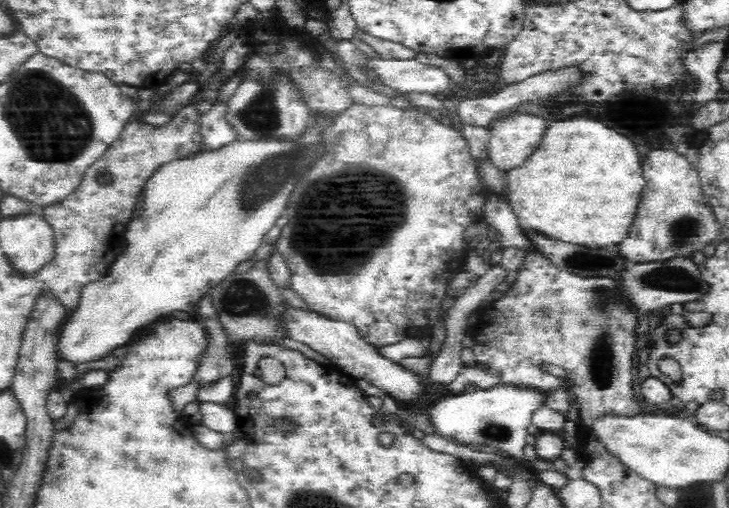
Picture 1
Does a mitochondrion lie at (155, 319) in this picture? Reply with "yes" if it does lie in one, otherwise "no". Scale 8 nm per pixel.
no

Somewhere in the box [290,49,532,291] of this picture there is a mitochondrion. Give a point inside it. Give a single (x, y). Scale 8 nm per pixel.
(395, 199)

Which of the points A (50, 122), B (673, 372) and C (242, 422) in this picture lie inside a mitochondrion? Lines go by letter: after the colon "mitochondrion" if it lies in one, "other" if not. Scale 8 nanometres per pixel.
A: mitochondrion
B: other
C: other

